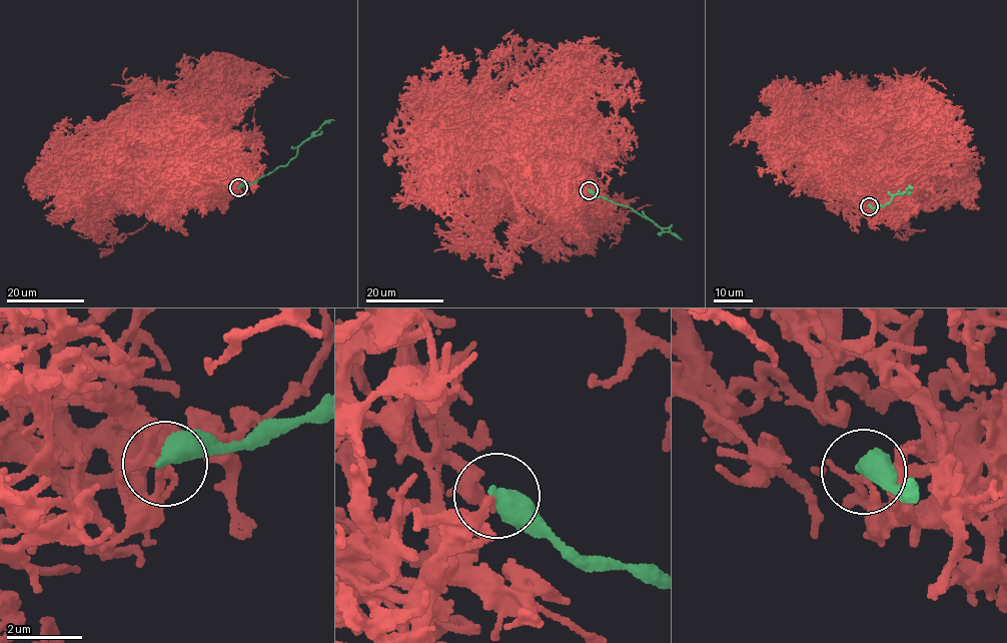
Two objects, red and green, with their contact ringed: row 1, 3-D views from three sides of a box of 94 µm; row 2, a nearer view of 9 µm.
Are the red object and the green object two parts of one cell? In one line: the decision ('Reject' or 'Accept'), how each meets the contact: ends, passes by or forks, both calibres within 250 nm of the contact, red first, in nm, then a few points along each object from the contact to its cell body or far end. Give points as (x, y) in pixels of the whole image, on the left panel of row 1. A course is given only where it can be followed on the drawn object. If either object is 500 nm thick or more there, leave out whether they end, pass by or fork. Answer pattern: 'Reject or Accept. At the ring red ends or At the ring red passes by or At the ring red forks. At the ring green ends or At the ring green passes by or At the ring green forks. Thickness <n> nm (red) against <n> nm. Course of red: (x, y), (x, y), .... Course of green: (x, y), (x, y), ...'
Reject. Thickness 150 nm (red) against 550 nm. Course of red: (238, 186), (161, 183), (142, 186), (133, 182). Course of green: (239, 187), (284, 166), (305, 140), (325, 122), (334, 120)

